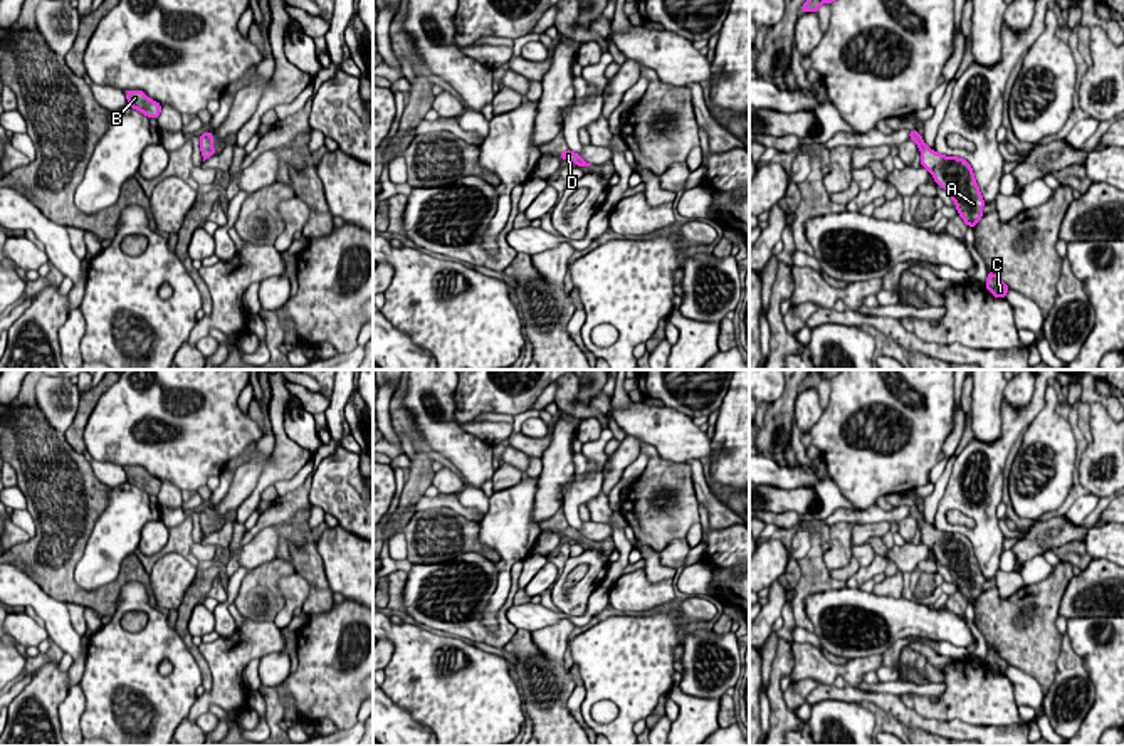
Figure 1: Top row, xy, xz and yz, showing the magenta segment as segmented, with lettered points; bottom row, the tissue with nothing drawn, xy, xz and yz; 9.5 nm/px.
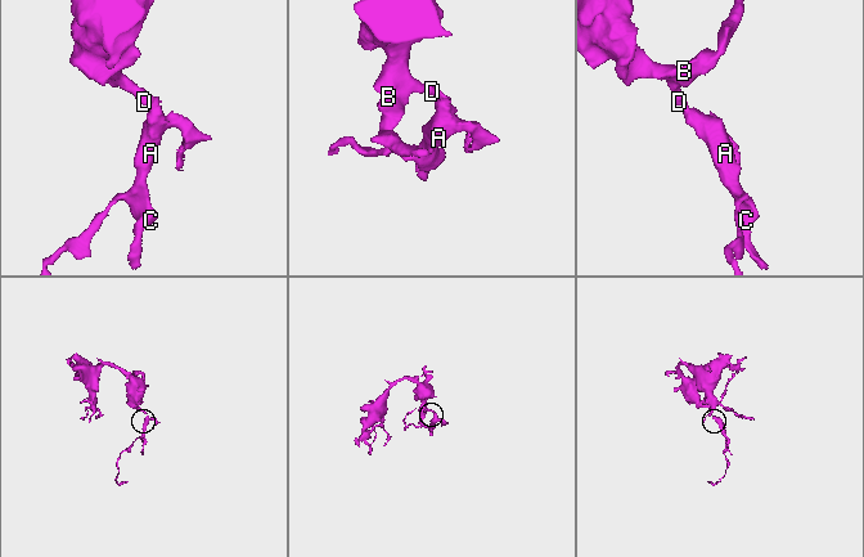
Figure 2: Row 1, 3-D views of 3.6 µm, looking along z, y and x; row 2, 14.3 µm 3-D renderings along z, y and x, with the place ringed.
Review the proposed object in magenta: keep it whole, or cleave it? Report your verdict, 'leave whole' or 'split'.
leave whole

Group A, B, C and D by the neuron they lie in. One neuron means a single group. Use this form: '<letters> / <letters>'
A B C D

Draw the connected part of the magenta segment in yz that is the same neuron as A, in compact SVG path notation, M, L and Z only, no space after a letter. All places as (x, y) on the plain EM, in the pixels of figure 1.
M911 506L909 516L921 526L921 543L934 553L934 560L949 570L958 583L958 591L963 593L966 602L974 605L983 593L981 586L985 576L974 556L971 541L963 534L944 533L927 524L924 514L917 511L917 506Z

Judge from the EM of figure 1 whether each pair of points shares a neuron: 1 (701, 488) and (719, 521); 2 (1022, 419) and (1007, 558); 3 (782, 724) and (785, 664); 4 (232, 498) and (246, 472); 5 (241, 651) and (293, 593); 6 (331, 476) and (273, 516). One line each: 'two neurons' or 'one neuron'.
1: one neuron
2: two neurons
3: one neuron
4: one neuron
5: two neurons
6: two neurons

